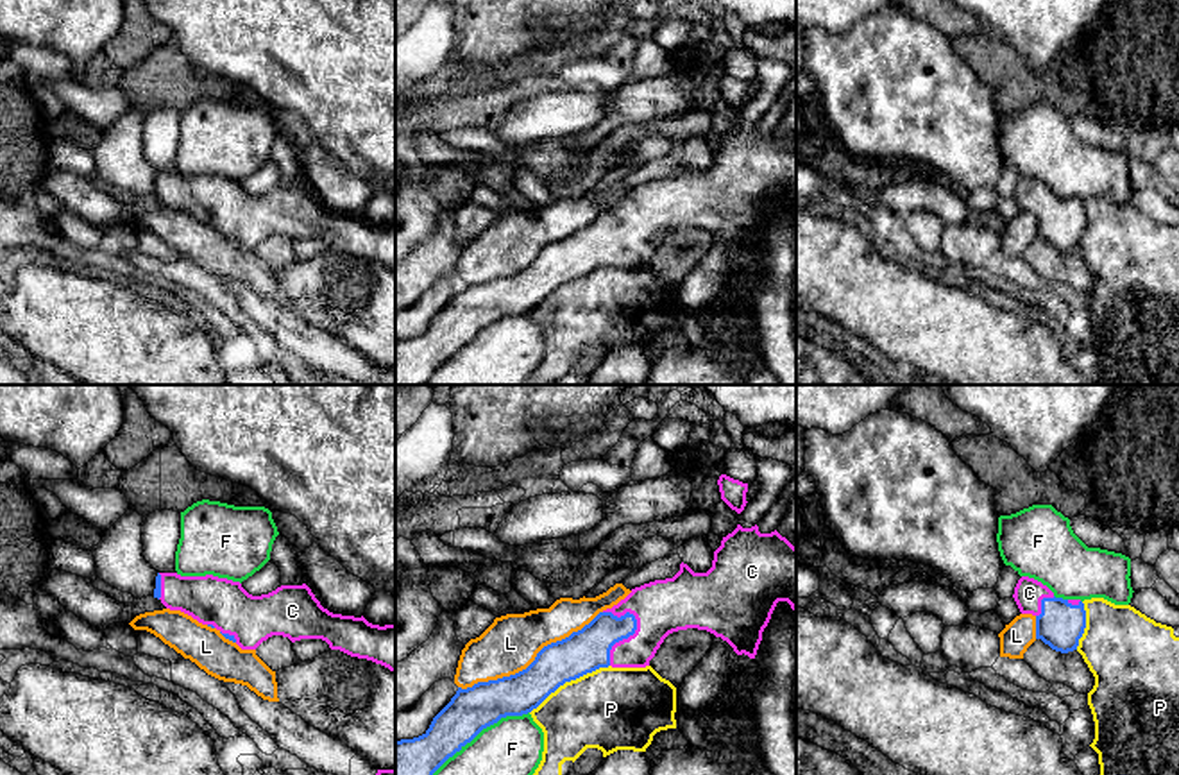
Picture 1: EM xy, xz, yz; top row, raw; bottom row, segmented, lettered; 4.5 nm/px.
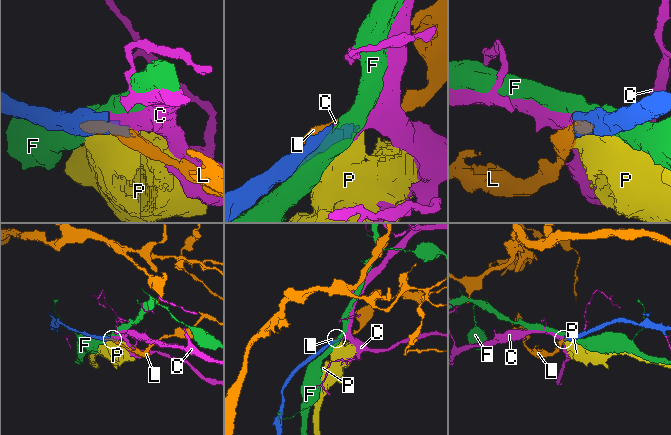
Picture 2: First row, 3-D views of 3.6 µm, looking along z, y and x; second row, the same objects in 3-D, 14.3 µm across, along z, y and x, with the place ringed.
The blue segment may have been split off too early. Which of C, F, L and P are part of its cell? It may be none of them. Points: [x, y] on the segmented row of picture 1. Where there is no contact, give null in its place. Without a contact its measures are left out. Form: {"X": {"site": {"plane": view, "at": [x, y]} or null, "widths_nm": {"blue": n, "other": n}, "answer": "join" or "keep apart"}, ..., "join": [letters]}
{"C": {"site": {"plane": "xz", "at": [625, 638]}, "widths_nm": {"blue": 190, "other": 240}, "answer": "join"}, "F": {"site": {"plane": "xz", "at": [480, 731]}, "widths_nm": {"blue": 200, "other": 260}, "answer": "keep apart"}, "L": {"site": {"plane": "xz", "at": [532, 663]}, "widths_nm": {"blue": 190, "other": 240}, "answer": "keep apart"}, "P": {"site": {"plane": "xz", "at": [569, 681]}, "widths_nm": {"blue": 190, "other": 380}, "answer": "keep apart"}, "join": ["C"]}

